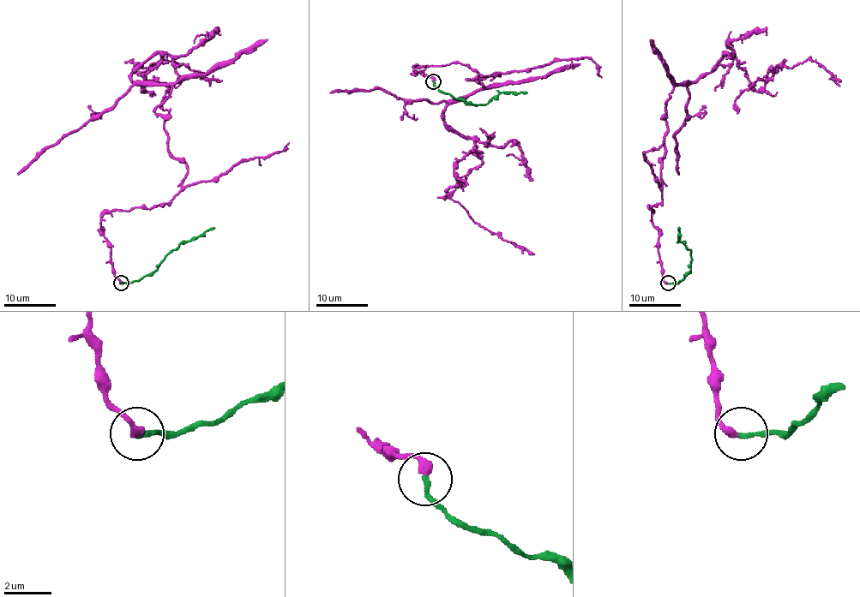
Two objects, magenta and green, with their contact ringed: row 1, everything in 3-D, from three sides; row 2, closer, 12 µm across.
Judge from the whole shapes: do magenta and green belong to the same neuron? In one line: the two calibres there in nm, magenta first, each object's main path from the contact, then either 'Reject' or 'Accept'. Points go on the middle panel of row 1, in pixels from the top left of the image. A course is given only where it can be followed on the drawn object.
Thickness 320 nm (magenta) against 200 nm. Course of magenta: (433, 80), (413, 65), (499, 74), (467, 80), (484, 86), (443, 113), (475, 148), (448, 195), (534, 253). Course of green: (433, 82), (441, 91), (456, 99), (463, 99), (468, 104), (485, 104), (502, 92), (526, 92). Accept

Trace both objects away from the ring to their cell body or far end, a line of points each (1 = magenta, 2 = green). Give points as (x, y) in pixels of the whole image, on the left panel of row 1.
1: (121, 283), (101, 217), (187, 172), (170, 85), (131, 74), (222, 80)
2: (121, 283), (137, 281), (150, 275), (180, 243), (195, 240), (214, 228)

